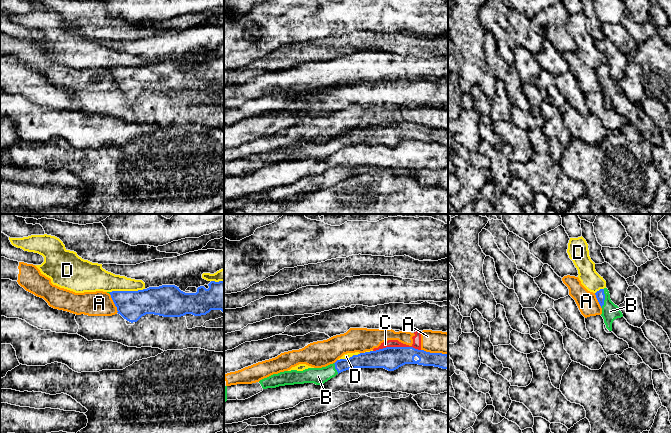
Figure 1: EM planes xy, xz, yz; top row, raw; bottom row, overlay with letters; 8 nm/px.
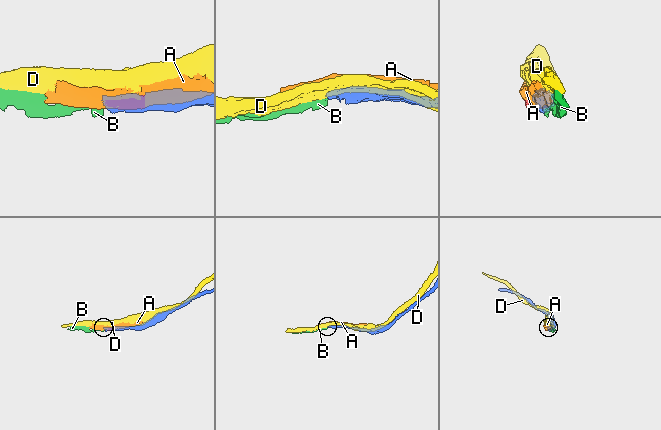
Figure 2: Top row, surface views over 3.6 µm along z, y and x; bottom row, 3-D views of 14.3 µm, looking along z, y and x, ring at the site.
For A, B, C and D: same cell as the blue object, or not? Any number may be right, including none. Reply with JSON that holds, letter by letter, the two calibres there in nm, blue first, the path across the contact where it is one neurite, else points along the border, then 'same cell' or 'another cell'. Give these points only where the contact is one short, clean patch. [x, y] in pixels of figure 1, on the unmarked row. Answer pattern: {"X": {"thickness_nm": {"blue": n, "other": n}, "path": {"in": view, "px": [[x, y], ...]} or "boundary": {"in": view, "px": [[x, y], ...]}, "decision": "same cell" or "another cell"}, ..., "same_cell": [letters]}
{"A": {"thickness_nm": {"blue": 240, "other": 200}, "decision": "another cell"}, "B": {"thickness_nm": {"blue": 70, "other": 140}, "path": {"in": "yz", "px": [[600, 71], [604, 74], [610, 87]]}, "decision": "same cell"}, "C": {"thickness_nm": {"blue": 190, "other": 70}, "boundary": {"in": "xz", "px": [[420, 125], [412, 123], [383, 123], [373, 127]]}, "decision": "another cell"}, "D": {"thickness_nm": {"blue": 240, "other": 180}, "decision": "another cell"}, "same_cell": ["B"]}

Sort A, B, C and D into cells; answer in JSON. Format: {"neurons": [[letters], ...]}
{"neurons": [["A", "C"], ["B"], ["D"]]}

